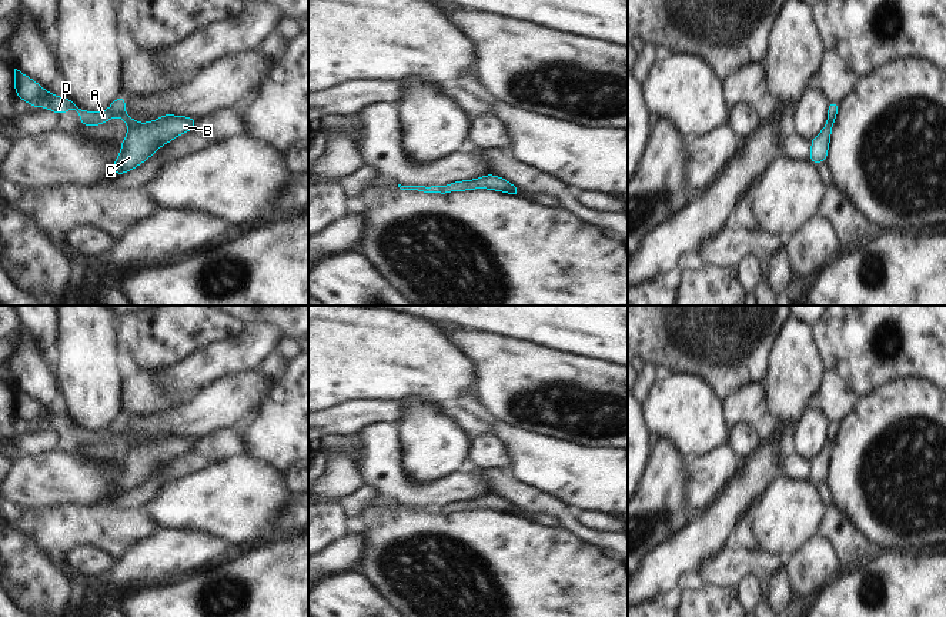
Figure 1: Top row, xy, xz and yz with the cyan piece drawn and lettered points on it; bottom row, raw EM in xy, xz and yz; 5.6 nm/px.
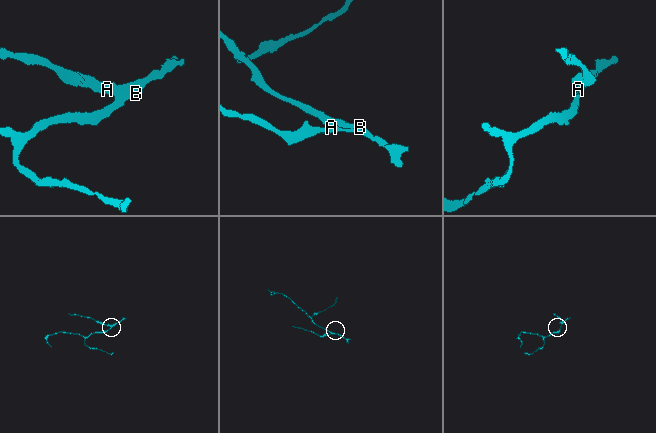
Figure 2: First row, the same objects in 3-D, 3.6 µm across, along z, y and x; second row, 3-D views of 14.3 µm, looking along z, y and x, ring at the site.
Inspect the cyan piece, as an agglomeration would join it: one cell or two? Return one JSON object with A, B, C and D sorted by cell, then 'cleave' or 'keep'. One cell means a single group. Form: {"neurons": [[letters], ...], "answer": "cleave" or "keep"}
{"neurons": [["A", "B", "C", "D"]], "answer": "keep"}

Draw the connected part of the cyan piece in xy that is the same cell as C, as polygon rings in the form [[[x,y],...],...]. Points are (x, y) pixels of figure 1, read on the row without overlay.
[[[14,388],[16,417],[24,420],[31,427],[44,427],[61,436],[68,428],[80,434],[80,447],[103,446],[108,438],[120,437],[127,446],[127,456],[121,461],[121,470],[111,486],[111,491],[121,496],[150,478],[161,466],[168,464],[177,456],[193,450],[197,437],[161,434],[157,440],[137,443],[126,433],[126,417],[117,416],[111,426],[100,433],[87,431],[73,420],[57,417],[46,411],[37,401]]]

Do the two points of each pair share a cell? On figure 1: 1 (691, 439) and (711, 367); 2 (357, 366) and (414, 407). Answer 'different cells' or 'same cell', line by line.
1: different cells
2: different cells

